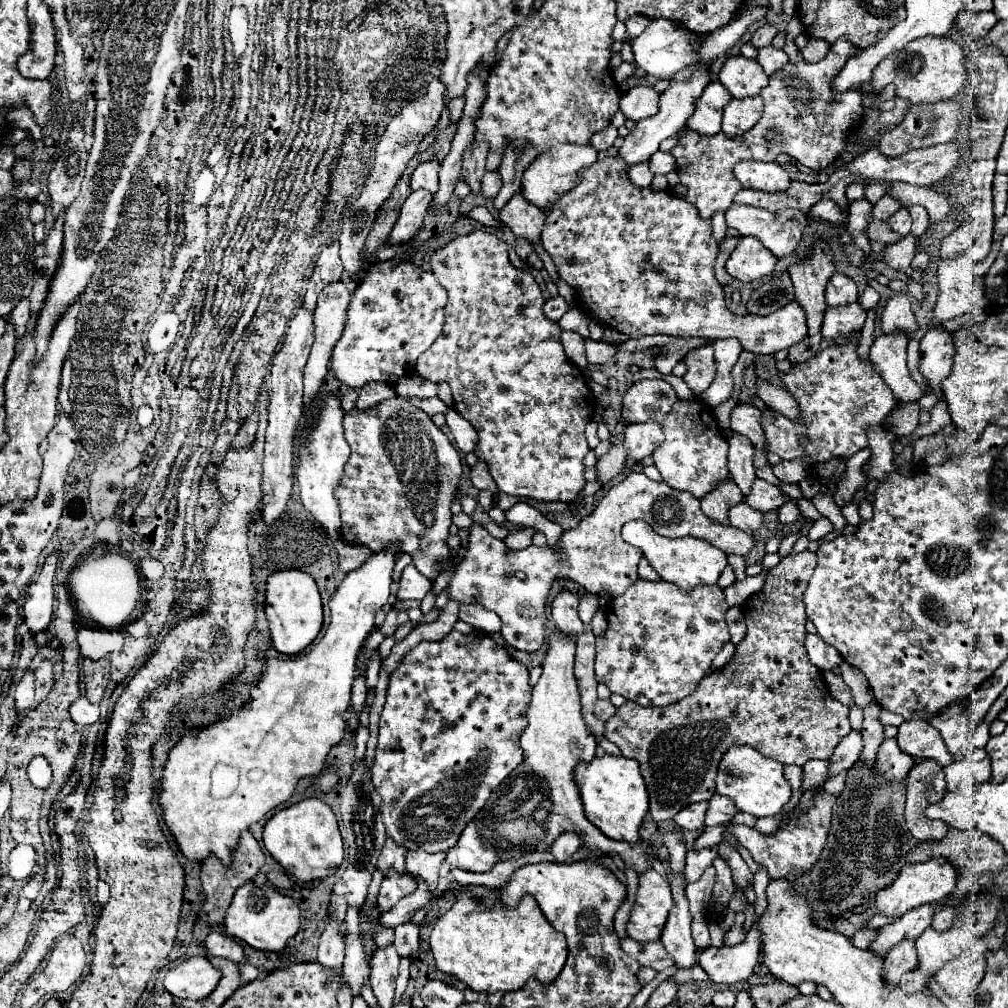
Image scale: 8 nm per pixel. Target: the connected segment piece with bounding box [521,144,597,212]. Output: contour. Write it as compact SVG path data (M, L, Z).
M557 144L551 150L539 154L531 166L523 172L523 180L521 180L521 192L523 196L539 206L541 210L551 210L557 200L569 192L575 186L575 180L579 178L579 172L589 168L593 162L597 160L597 150L593 146L573 146L573 144Z

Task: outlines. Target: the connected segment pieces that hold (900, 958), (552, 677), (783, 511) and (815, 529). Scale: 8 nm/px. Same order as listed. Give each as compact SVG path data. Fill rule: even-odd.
M903 940L891 948L891 952L883 962L883 970L881 970L883 982L887 982L887 986L897 986L903 972L909 972L915 966L917 966L915 944L911 940Z
M561 632L549 636L549 650L543 660L543 674L533 688L533 700L527 708L527 728L521 734L521 748L525 750L523 764L519 764L501 784L491 792L491 798L487 800L487 806L473 818L473 822L467 824L463 830L459 842L447 852L445 862L441 864L439 876L449 876L453 868L469 870L469 872L491 872L497 862L501 860L517 860L523 854L529 852L545 852L555 838L559 838L565 832L577 832L581 846L589 848L591 852L603 852L603 854L619 854L619 858L631 866L637 874L643 874L643 870L649 870L653 866L653 846L645 846L641 840L637 844L617 842L607 836L603 836L583 814L579 790L573 782L573 768L581 760L591 760L595 756L595 736L587 730L583 718L581 718L581 702L579 702L579 690L577 680L573 676L573 658L575 658L575 640L569 636L563 636Z
M787 502L787 504L783 504L779 508L779 520L781 520L781 524L793 526L799 518L801 518L801 512L799 512L799 508L797 508L795 502Z
M819 518L819 520L815 520L815 524L811 526L811 530L809 530L809 540L819 540L819 538L823 538L823 536L827 536L829 532L833 530L833 524L829 522L829 518Z

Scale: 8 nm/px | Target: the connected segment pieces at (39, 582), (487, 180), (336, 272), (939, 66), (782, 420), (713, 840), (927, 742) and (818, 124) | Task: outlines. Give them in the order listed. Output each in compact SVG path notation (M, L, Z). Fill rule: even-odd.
M55 550L47 556L41 572L35 576L35 580L27 588L23 612L25 612L25 622L33 634L39 630L45 630L51 622L53 614L53 576L57 570L57 564L61 560L61 550Z
M497 170L495 172L485 172L485 176L481 180L481 192L483 192L483 196L489 198L489 200L493 200L497 196L497 192L501 190L501 184L503 184L503 180L501 180L501 174Z
M333 242L319 254L319 258L315 262L315 270L309 278L307 292L303 298L303 308L313 312L317 296L321 294L321 290L331 282L339 282L341 274L343 274L343 264L339 258L339 242Z
M929 36L919 38L907 44L903 50L899 50L899 54L885 58L873 74L871 88L879 92L887 84L893 84L897 96L907 98L911 104L939 102L943 98L957 96L959 90L965 86L967 78L969 78L969 64L963 48L947 36Z
M859 334L851 336L849 344L845 344L845 346L829 346L823 352L819 352L815 358L811 358L811 360L799 364L799 366L793 366L793 370L787 372L787 374L781 374L785 388L799 402L803 422L801 424L791 422L781 414L777 414L777 416L763 414L761 422L763 422L763 428L765 428L765 438L767 438L767 444L769 444L769 452L779 454L783 460L795 460L795 458L811 456L813 462L827 462L829 458L835 458L835 456L849 458L853 452L867 446L867 436L865 436L867 426L883 424L887 414L897 406L897 400L895 400L893 392L883 384L881 376L873 370L871 362L857 358L857 352L855 352L857 342L859 342ZM799 436L807 436L811 442L807 446L799 446L797 444Z
M715 826L715 828L705 828L705 832L695 840L695 850L703 848L703 846L717 846L721 842L721 834L723 834L725 826Z
M919 716L905 720L899 726L897 742L899 742L899 748L909 756L935 758L941 766L947 766L953 762L953 756L949 754L939 730L935 730L927 720Z
M841 38L829 48L829 54L821 62L789 62L783 70L775 72L769 78L769 84L761 90L761 98L765 102L761 120L741 138L727 138L721 132L707 138L689 130L687 136L683 136L675 144L675 148L671 148L671 154L675 158L675 172L679 176L679 182L687 188L685 200L697 206L701 218L709 220L715 212L725 212L733 204L735 194L743 188L733 174L733 166L741 160L773 162L781 152L787 152L801 164L821 170L827 168L843 152L847 136L863 114L861 90L847 90L833 100L831 80L855 50L857 48L849 40Z

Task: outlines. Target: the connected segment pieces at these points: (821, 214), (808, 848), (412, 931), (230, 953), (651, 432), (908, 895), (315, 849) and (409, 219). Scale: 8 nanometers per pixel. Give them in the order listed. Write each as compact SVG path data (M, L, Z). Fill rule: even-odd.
M827 198L815 202L815 206L811 206L809 210L809 216L815 216L815 218L821 218L821 220L827 220L827 222L833 222L833 224L841 224L843 222L843 214L839 210L839 206Z
M819 792L815 796L815 806L809 812L801 814L801 818L797 822L789 822L789 824L781 826L771 836L763 836L755 828L747 828L747 826L733 828L733 834L753 854L753 860L757 864L763 864L769 870L771 878L799 876L813 868L813 864L817 862L817 858L825 846L825 838L827 838L827 830L829 830L829 822L831 822L831 808L833 808L835 800L837 798L829 796L827 792Z
M407 922L395 928L395 948L401 958L413 958L419 950L419 926Z
M211 932L205 940L205 946L207 946L209 954L219 956L219 958L227 958L227 960L235 960L235 962L241 962L245 958L241 944L235 942L233 938L227 938L221 932Z
M657 422L629 424L625 430L627 456L637 462L643 460L645 456L651 456L661 442L663 442L663 432Z
M933 858L929 862L919 862L919 864L907 864L891 882L891 886L885 886L875 894L875 906L879 914L883 916L903 916L905 912L923 906L923 904L933 904L941 902L947 894L955 892L955 880L957 880L957 870L945 860L945 858Z
M307 798L279 810L271 820L267 820L263 828L263 844L287 874L293 874L303 882L327 878L335 874L335 870L343 862L343 840L337 828L335 814L319 798Z
M415 190L403 204L401 214L393 226L389 244L399 244L399 242L407 242L407 238L413 238L417 234L417 230L423 226L423 218L427 214L429 202L431 202L433 194L429 190Z

